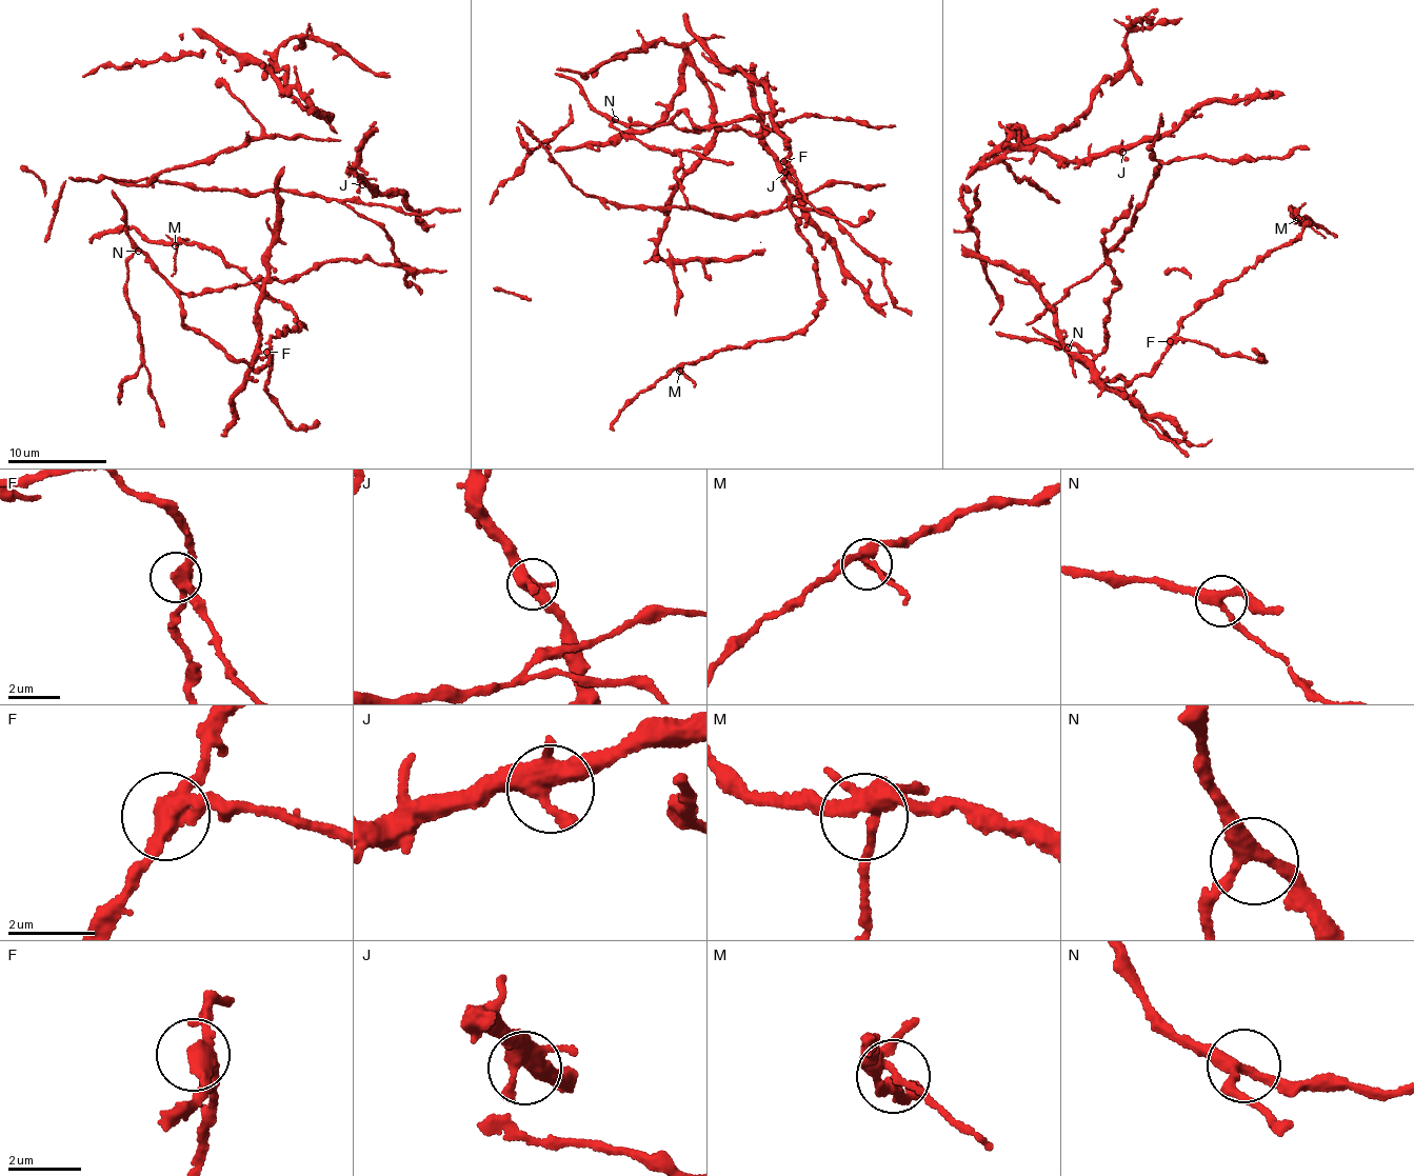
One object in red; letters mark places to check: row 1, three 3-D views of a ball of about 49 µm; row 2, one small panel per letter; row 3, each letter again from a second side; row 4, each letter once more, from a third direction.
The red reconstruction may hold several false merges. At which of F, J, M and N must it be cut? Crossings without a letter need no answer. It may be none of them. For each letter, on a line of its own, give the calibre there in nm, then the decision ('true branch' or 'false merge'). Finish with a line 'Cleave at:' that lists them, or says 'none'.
F: 360 nm thick; true branch
J: 400 nm thick; true branch
M: 280 nm thick; true branch
N: 280 nm thick; true branch
Cleave at: none

